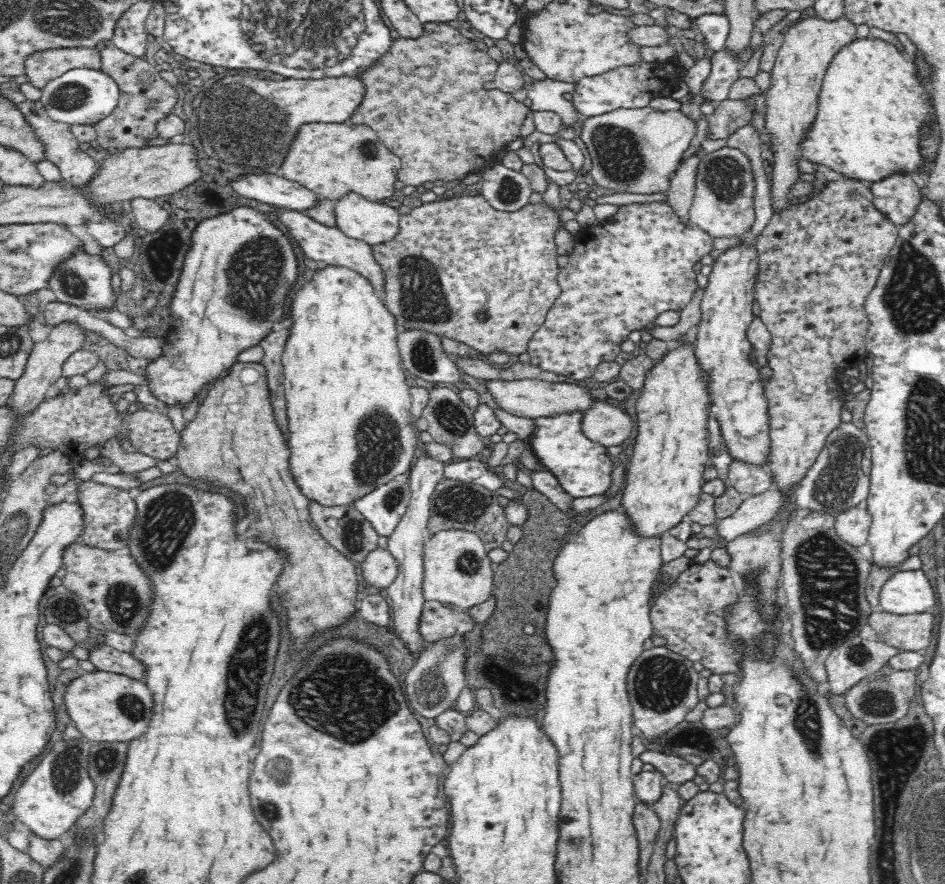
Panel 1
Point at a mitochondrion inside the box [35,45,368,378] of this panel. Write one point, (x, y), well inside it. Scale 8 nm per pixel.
(244, 122)

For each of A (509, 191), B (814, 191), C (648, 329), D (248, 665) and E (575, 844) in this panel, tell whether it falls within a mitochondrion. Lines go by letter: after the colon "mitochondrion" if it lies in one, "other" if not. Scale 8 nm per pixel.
A: mitochondrion
B: other
C: other
D: mitochondrion
E: mitochondrion

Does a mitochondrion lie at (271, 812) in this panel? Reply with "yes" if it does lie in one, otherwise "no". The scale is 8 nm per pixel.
yes

